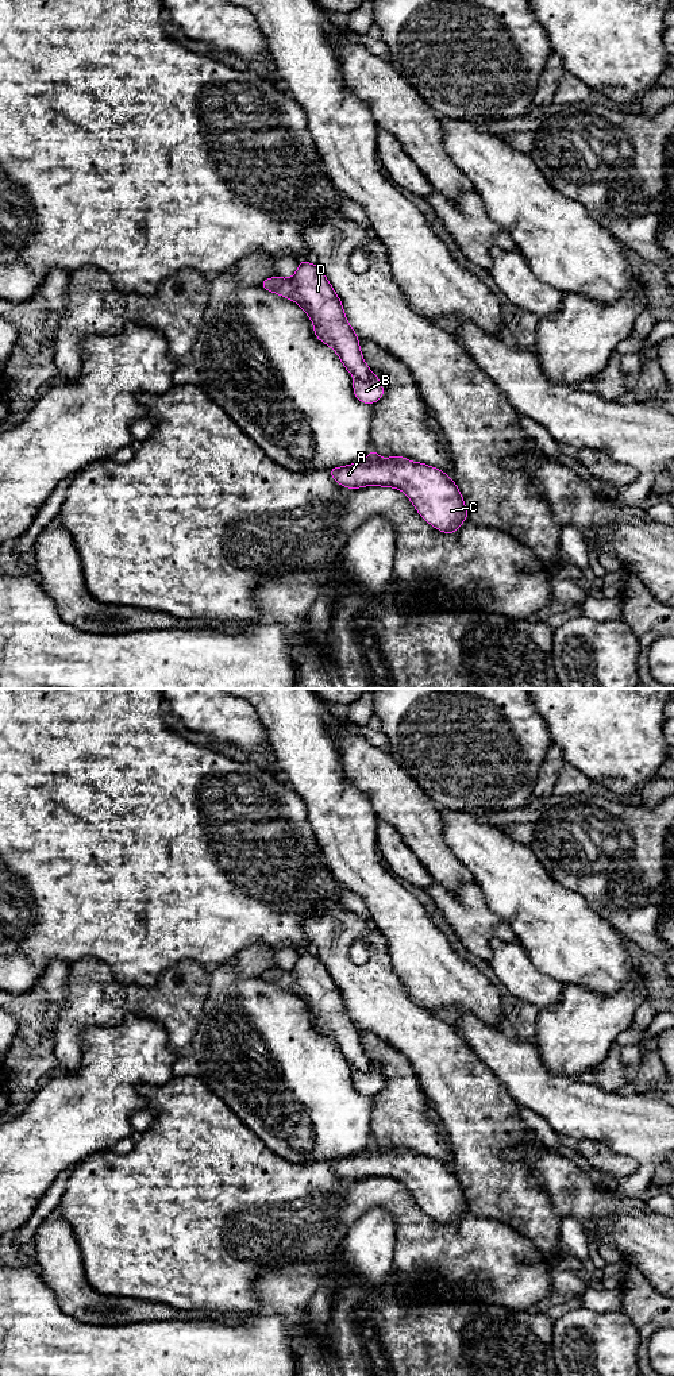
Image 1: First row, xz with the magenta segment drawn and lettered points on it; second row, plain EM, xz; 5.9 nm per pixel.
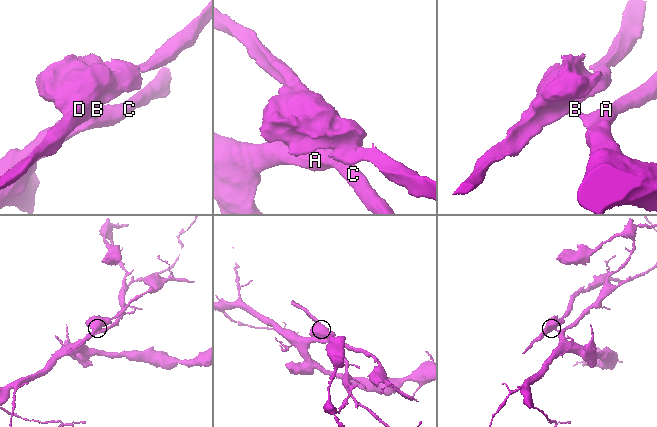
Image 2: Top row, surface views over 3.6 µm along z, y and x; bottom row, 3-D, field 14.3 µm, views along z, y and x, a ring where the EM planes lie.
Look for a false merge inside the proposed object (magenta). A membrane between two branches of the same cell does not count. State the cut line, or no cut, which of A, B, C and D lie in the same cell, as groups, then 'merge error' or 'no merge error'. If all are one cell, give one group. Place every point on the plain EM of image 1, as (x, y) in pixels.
cut in xz along (373, 1066), (368, 1070), (354, 1071); A B C / D; merge error

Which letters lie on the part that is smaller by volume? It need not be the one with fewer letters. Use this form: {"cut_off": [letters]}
{"cut_off": ["D"]}

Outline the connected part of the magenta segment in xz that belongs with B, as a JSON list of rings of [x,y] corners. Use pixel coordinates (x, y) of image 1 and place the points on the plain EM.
[[[375,1065],[369,1071],[354,1071],[353,1080],[355,1090],[363,1095],[375,1095],[384,1088],[384,1076]]]

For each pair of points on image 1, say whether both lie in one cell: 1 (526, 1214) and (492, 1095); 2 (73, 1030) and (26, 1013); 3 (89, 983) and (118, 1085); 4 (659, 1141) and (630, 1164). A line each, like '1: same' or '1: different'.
1: same
2: different
3: different
4: different

